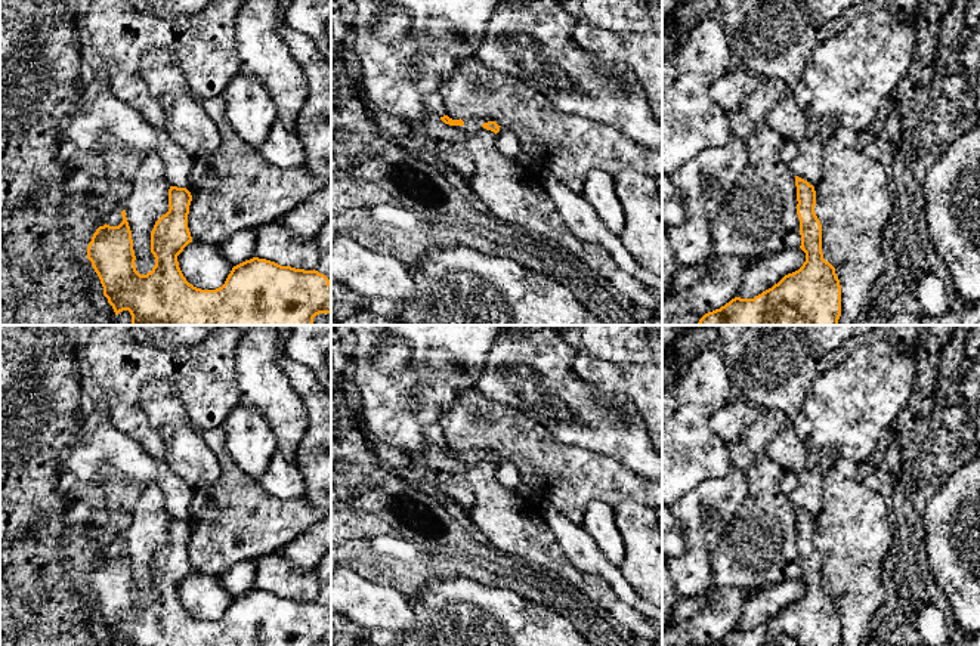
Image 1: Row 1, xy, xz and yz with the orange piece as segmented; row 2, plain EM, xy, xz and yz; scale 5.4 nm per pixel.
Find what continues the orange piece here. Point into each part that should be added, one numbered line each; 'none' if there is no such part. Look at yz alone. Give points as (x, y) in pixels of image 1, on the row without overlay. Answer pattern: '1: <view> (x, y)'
none

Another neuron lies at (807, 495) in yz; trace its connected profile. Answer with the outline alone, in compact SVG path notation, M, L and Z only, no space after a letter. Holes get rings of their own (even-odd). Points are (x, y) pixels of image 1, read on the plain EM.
M825 446L813 470L803 469L797 476L797 486L789 494L792 504L810 516L816 516L822 507L822 477L834 467L837 454L834 446Z

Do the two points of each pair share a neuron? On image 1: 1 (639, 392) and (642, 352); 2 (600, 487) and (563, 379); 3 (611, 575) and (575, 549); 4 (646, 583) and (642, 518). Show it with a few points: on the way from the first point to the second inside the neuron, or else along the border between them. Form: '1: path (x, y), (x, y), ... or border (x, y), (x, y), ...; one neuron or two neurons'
1: border (606, 359), (646, 365); two neurons
2: border (555, 438), (565, 444), (600, 451), (620, 461); two neurons
3: path (602, 568), (584, 552); one neuron
4: path (646, 566), (646, 549), (642, 534); one neuron

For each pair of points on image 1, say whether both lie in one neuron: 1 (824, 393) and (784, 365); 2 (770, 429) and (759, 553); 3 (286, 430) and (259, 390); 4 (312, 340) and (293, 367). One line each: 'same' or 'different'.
1: different
2: same
3: same
4: different

